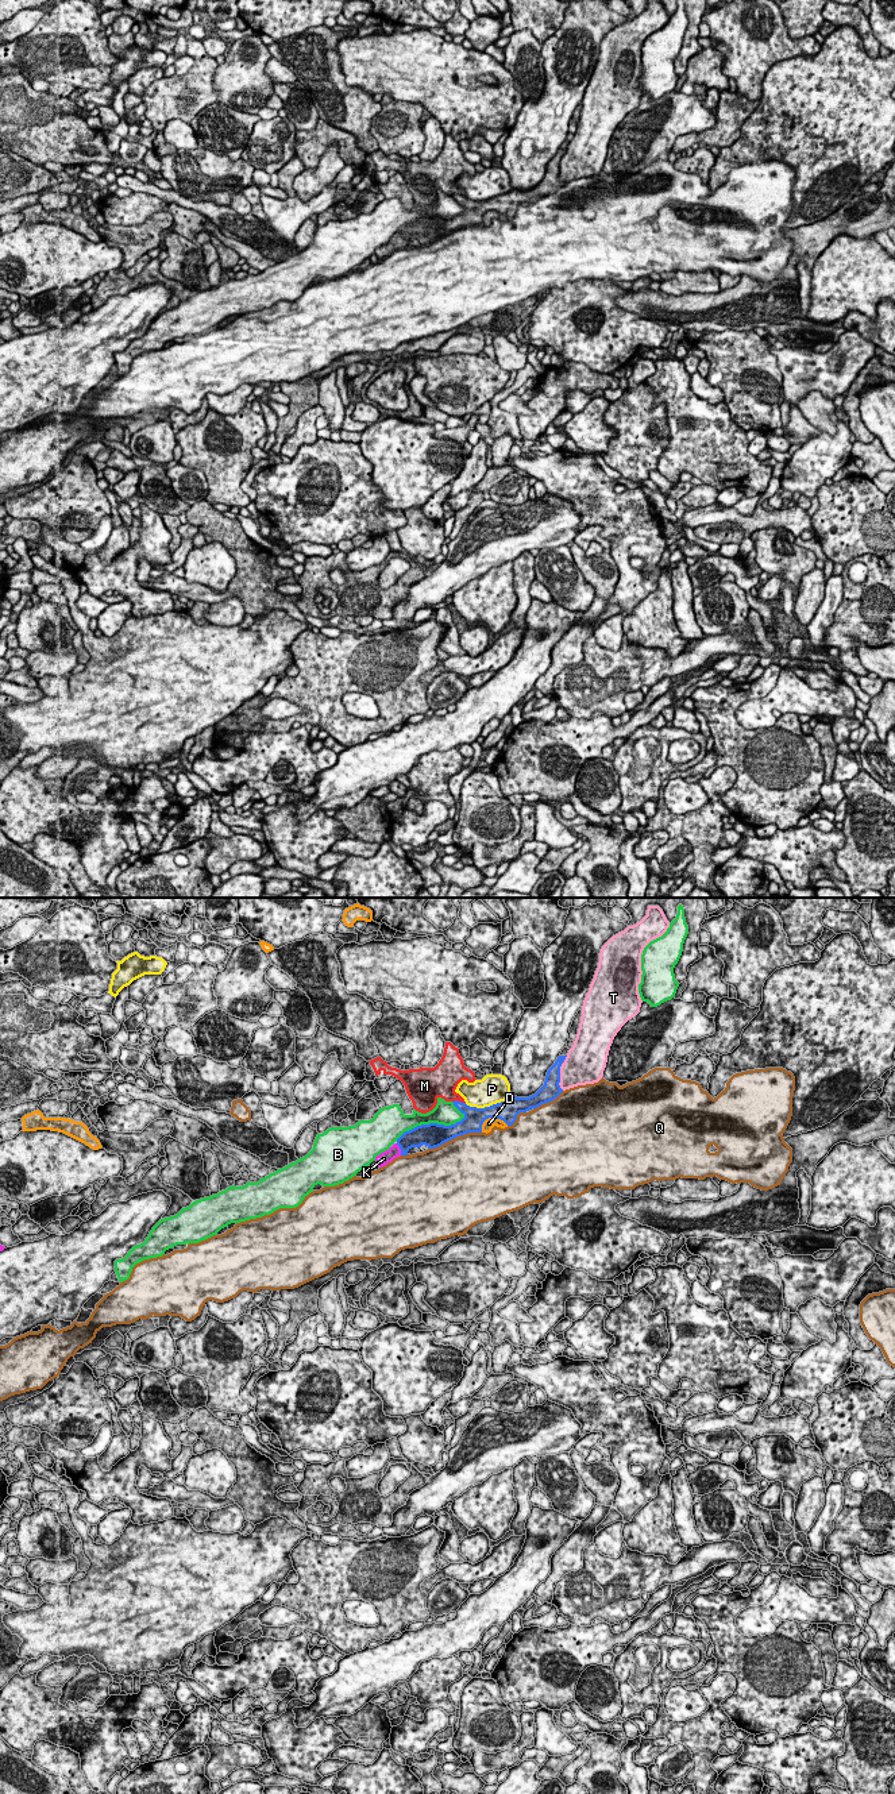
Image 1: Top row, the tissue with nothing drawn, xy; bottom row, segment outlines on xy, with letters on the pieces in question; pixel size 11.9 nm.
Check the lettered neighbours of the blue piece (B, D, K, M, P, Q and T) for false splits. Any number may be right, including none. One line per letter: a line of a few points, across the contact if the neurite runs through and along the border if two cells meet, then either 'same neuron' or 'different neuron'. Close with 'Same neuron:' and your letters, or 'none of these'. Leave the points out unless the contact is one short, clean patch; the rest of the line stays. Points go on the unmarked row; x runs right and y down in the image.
B: different neuron
D: different neuron
K: xy (416, 230), (408, 232), (400, 240), (384, 251) | same neuron
M: different neuron
P: different neuron
Q: different neuron
T: different neuron
Same neuron: K

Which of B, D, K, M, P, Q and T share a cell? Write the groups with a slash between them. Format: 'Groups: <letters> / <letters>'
Groups: B / D / K / M / P / Q / T

